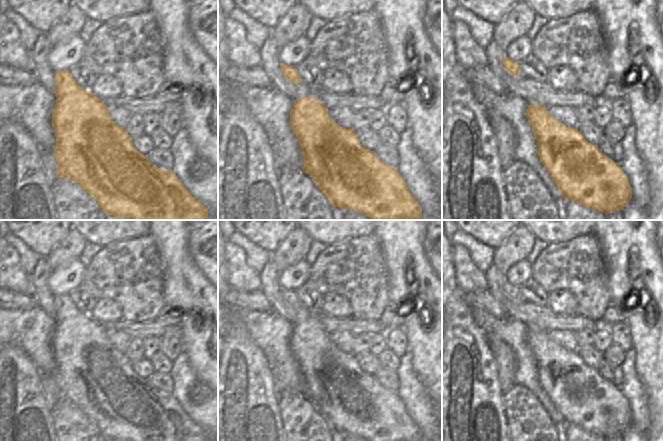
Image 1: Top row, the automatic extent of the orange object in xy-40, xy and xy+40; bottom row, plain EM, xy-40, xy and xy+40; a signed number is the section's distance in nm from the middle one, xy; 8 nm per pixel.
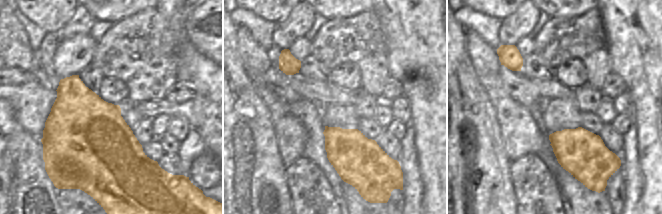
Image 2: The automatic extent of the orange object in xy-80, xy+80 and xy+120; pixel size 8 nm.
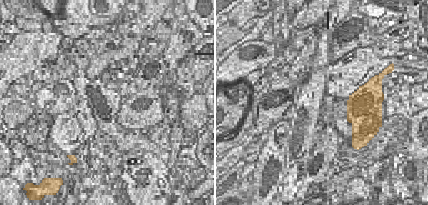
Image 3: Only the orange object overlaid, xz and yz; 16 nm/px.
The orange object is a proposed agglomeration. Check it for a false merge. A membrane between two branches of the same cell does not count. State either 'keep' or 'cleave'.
keep

